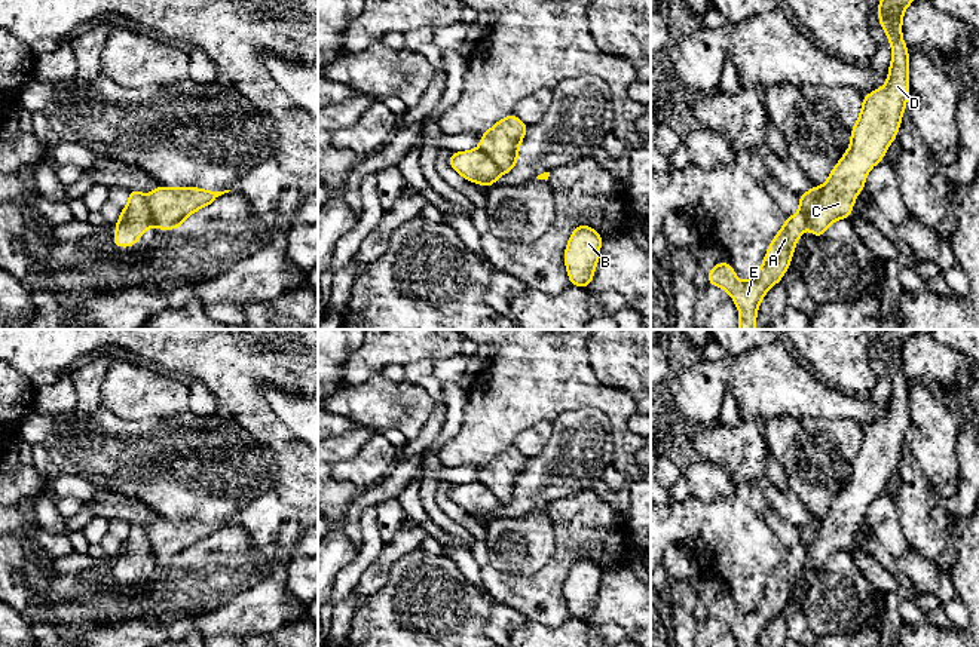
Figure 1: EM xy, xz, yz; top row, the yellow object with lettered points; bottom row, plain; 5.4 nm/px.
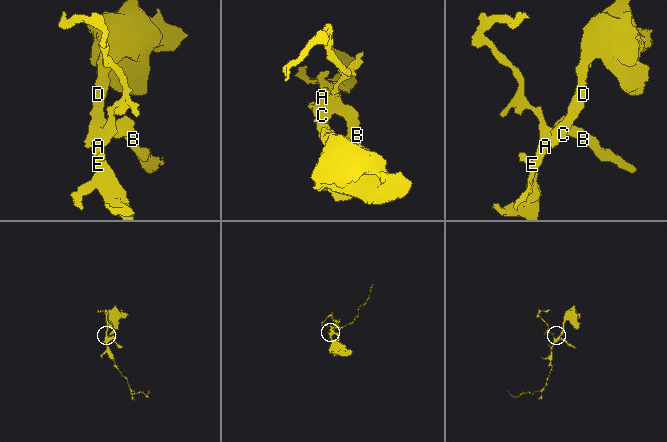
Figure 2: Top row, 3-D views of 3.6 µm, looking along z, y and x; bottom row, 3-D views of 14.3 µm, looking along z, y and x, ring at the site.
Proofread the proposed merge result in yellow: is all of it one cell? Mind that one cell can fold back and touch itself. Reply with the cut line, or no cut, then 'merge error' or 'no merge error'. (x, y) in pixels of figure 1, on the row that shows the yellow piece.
cut in yz along (819, 189), (816, 205), (805, 215), (805, 226); merge error

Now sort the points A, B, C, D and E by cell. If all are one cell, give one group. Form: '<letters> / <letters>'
A B E / C D

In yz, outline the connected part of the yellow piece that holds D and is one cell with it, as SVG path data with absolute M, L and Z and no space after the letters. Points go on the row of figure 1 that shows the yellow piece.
M881 0L879 22L893 49L887 83L865 95L857 123L851 129L847 153L819 187L816 206L805 215L805 224L819 239L836 220L848 218L856 196L865 188L872 166L881 162L900 128L909 95L909 49L902 40L902 18L914 0Z

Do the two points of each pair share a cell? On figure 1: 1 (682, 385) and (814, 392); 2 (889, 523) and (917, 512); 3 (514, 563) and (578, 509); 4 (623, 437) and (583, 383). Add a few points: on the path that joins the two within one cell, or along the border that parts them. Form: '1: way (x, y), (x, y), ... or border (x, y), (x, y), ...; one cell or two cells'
1: way (715, 380), (761, 380), (782, 386); one cell
2: border (890, 500), (911, 549); two cells
3: border (547, 512), (553, 523), (554, 552), (545, 564); two cells
4: way (620, 423), (620, 417), (596, 395); one cell

